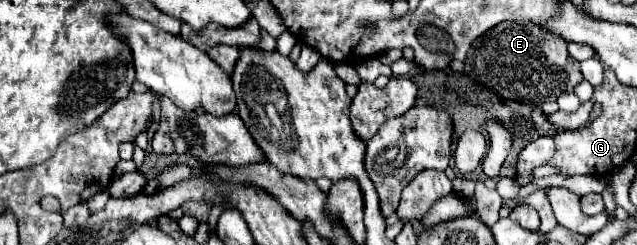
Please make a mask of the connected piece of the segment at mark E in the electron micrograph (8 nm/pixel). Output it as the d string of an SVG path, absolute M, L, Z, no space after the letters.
M502 23L474 41L466 55L464 71L474 81L496 91L500 97L530 105L544 105L556 101L564 91L574 91L574 87L584 81L580 63L568 55L566 47L568 43L562 41L560 35L550 33L540 25Z

